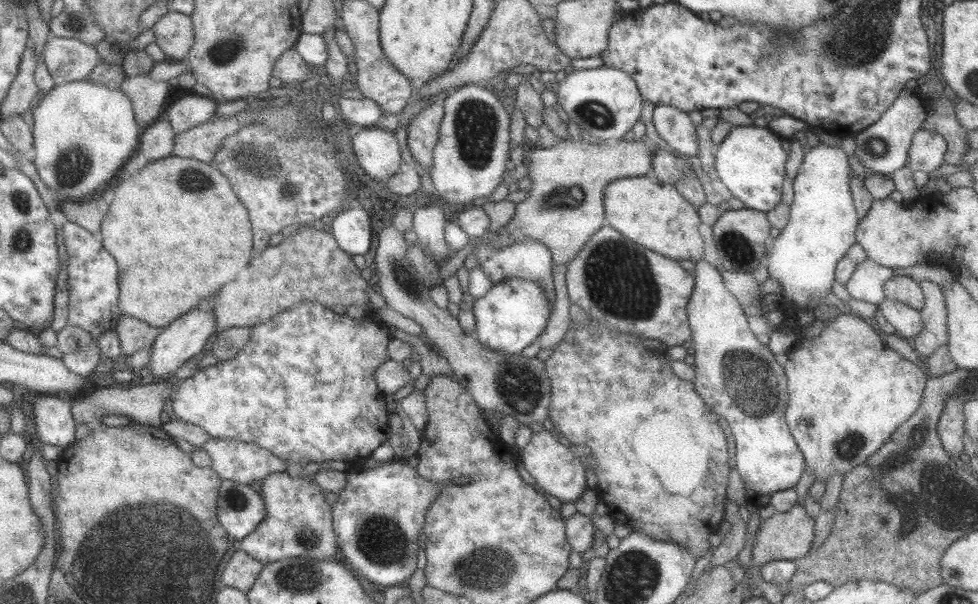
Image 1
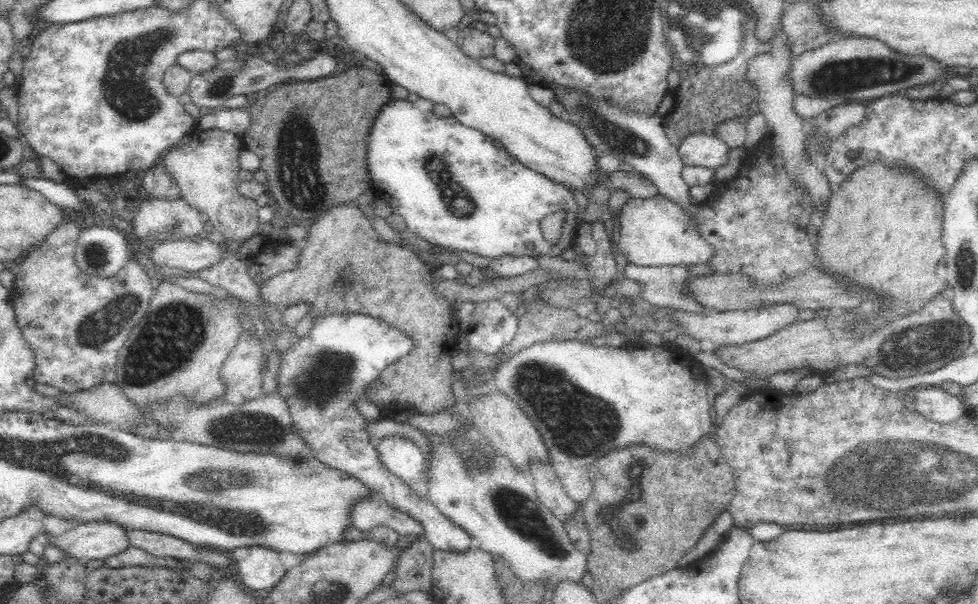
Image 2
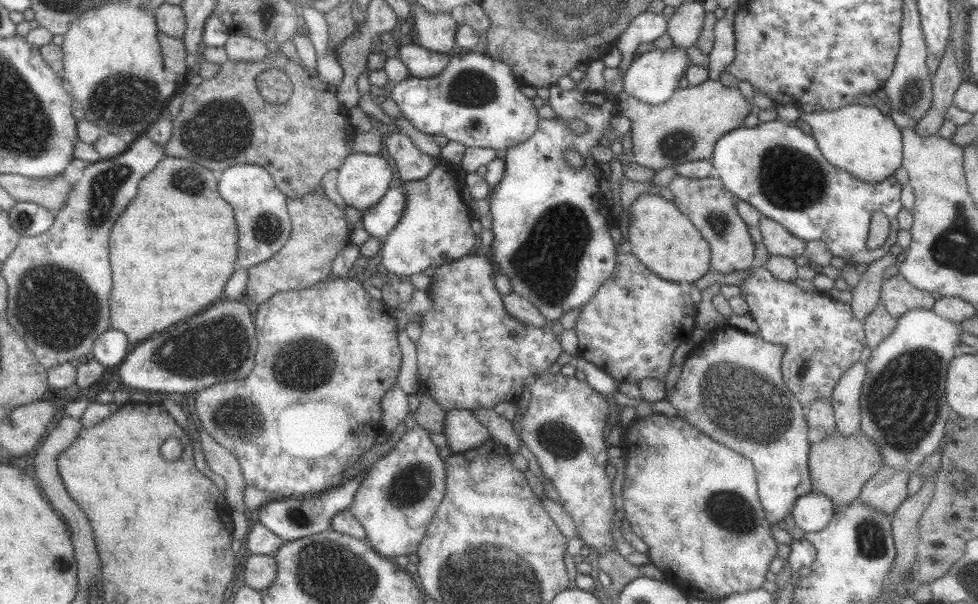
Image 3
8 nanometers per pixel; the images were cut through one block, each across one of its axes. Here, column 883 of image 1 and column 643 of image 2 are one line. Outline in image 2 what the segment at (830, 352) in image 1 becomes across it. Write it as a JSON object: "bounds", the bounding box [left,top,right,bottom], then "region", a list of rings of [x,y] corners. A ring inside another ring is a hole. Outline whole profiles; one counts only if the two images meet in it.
{"bounds":[492,340,712,504],"region":[[[547,340],[544,343],[535,343],[529,348],[523,349],[510,356],[508,360],[499,364],[494,372],[492,385],[500,392],[503,392],[508,398],[511,398],[527,415],[530,417],[532,423],[540,437],[544,439],[544,445],[548,447],[550,453],[550,464],[553,471],[558,475],[558,479],[563,484],[568,496],[577,504],[583,503],[590,498],[593,493],[593,484],[589,480],[589,466],[596,462],[600,456],[618,450],[618,448],[626,448],[632,444],[643,444],[652,450],[659,450],[659,452],[688,452],[692,450],[704,436],[710,434],[712,428],[712,416],[710,415],[710,407],[712,402],[708,398],[706,380],[704,379],[703,366],[697,362],[693,356],[681,348],[682,345],[678,342],[672,342],[665,345],[654,346],[654,344],[647,344],[643,340],[638,343],[630,343],[629,345],[618,348],[605,347],[598,341],[587,340]]]}

